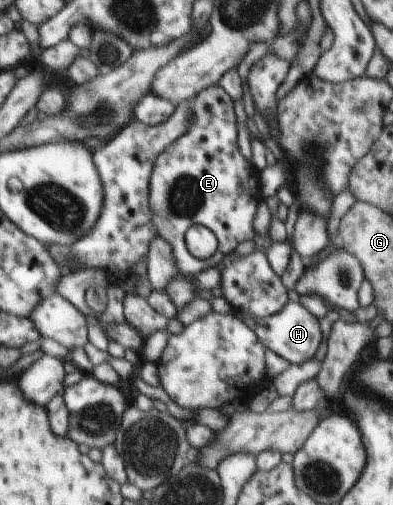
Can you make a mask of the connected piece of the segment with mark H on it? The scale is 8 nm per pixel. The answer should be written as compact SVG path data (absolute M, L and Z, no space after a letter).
M288 301L285 308L277 314L257 318L246 314L234 312L236 317L241 319L253 332L257 340L267 349L283 357L289 364L303 364L314 359L319 345L323 339L320 323L300 303Z

